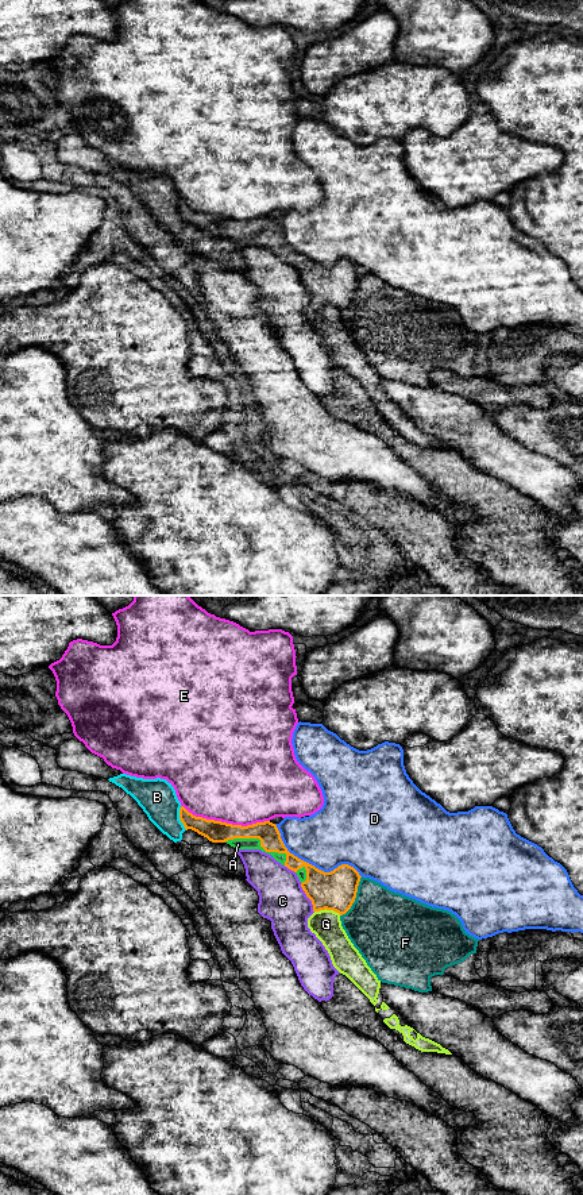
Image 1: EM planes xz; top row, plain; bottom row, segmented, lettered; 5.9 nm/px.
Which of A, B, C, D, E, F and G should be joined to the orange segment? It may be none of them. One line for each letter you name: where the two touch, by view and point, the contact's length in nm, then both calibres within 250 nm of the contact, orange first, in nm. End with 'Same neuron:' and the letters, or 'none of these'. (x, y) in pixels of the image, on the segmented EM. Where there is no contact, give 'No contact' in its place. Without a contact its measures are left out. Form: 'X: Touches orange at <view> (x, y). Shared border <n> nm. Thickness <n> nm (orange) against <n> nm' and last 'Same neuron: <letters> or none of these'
A: Touches orange at xz (261, 843). Shared border 400 nm. Thickness 130 nm (orange) against 70 nm
Same neuron: A

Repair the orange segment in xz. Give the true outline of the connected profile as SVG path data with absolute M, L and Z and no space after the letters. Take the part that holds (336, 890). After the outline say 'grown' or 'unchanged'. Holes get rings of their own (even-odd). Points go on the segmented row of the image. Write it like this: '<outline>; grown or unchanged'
M184 806L179 809L179 820L185 829L192 829L212 843L227 843L239 849L260 849L271 855L277 861L294 871L306 897L312 901L313 911L333 910L345 914L355 902L359 872L341 864L331 872L324 872L314 866L298 859L287 851L275 824L270 821L242 826L221 821L196 817Z; grown

